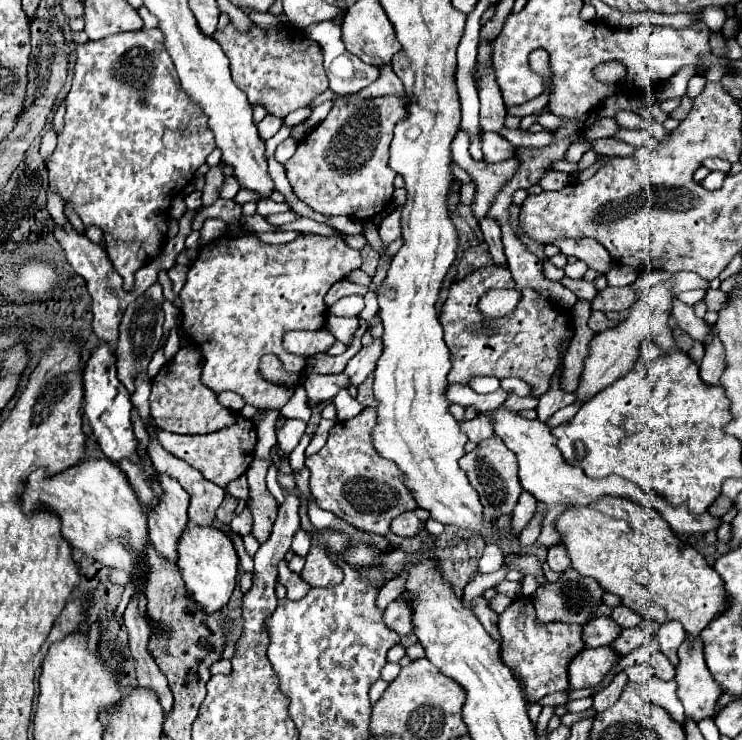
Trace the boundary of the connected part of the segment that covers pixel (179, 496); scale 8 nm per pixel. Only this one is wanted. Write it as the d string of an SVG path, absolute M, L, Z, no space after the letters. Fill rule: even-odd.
M164 478L164 500L152 510L152 520L148 520L150 544L168 562L178 560L178 540L188 526L188 492L176 484L172 478Z

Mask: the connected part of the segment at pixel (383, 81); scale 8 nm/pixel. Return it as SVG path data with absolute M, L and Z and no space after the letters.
M390 64L382 66L382 74L380 74L380 78L378 78L374 84L370 84L368 88L364 88L364 90L360 90L360 92L356 94L345 95L344 99L369 99L374 98L374 96L386 96L386 94L402 96L404 104L406 104L406 106L410 104L410 98L408 98L408 94L406 94L406 90L404 90L404 86L402 86L402 80L394 74L394 70L390 68Z

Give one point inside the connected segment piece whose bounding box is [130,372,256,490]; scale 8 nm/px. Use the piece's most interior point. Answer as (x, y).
(223, 456)

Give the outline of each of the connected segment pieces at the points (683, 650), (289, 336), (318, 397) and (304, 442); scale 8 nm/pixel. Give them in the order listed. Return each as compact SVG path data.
M690 640L678 650L678 666L676 666L676 684L678 698L686 710L686 716L692 720L702 720L706 716L716 716L716 700L722 694L720 686L712 680L708 666L702 656L702 640Z
M322 328L320 332L292 330L284 334L284 348L292 354L304 354L304 356L326 352L334 342L336 338L328 328Z
M308 374L304 388L310 402L326 402L336 394L340 388L348 384L348 378L344 374L338 376L326 376L326 374Z
M304 434L304 438L300 440L300 444L298 444L298 446L294 448L294 452L290 454L290 464L292 464L292 470L294 470L294 472L304 466L304 450L306 450L308 444L310 444L310 436Z

